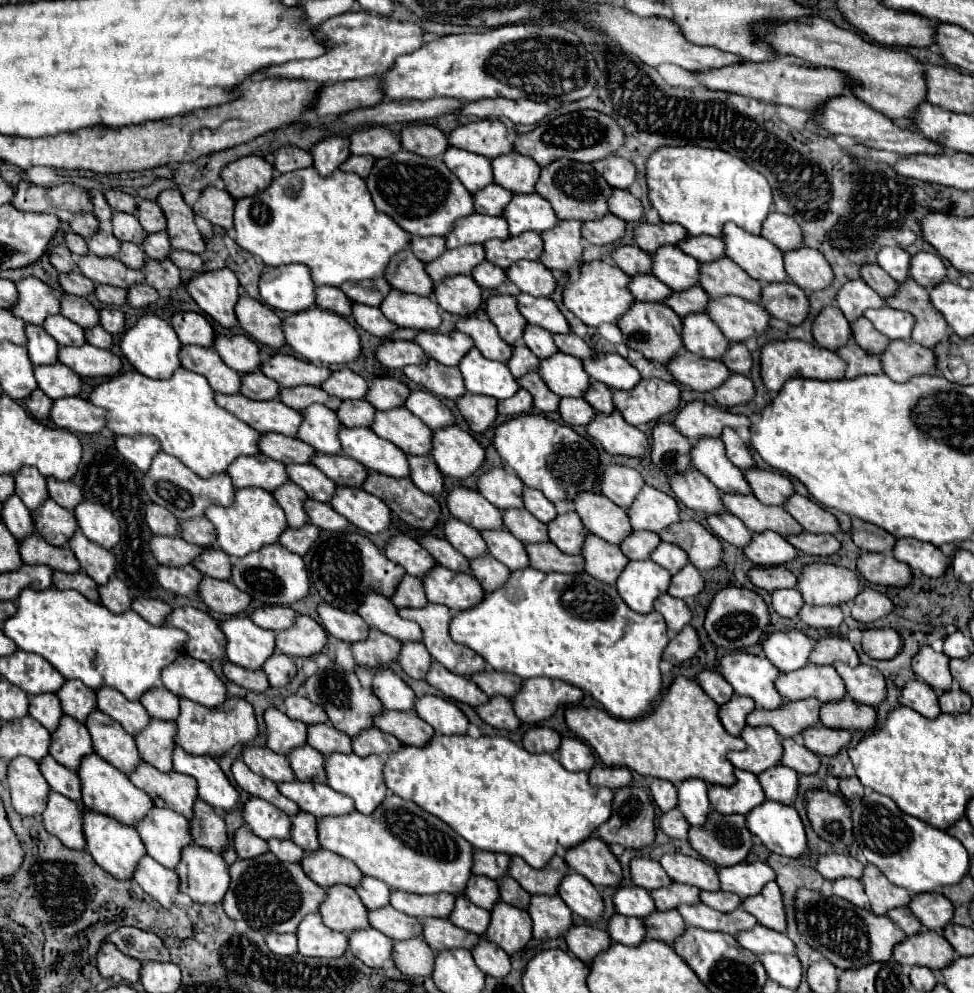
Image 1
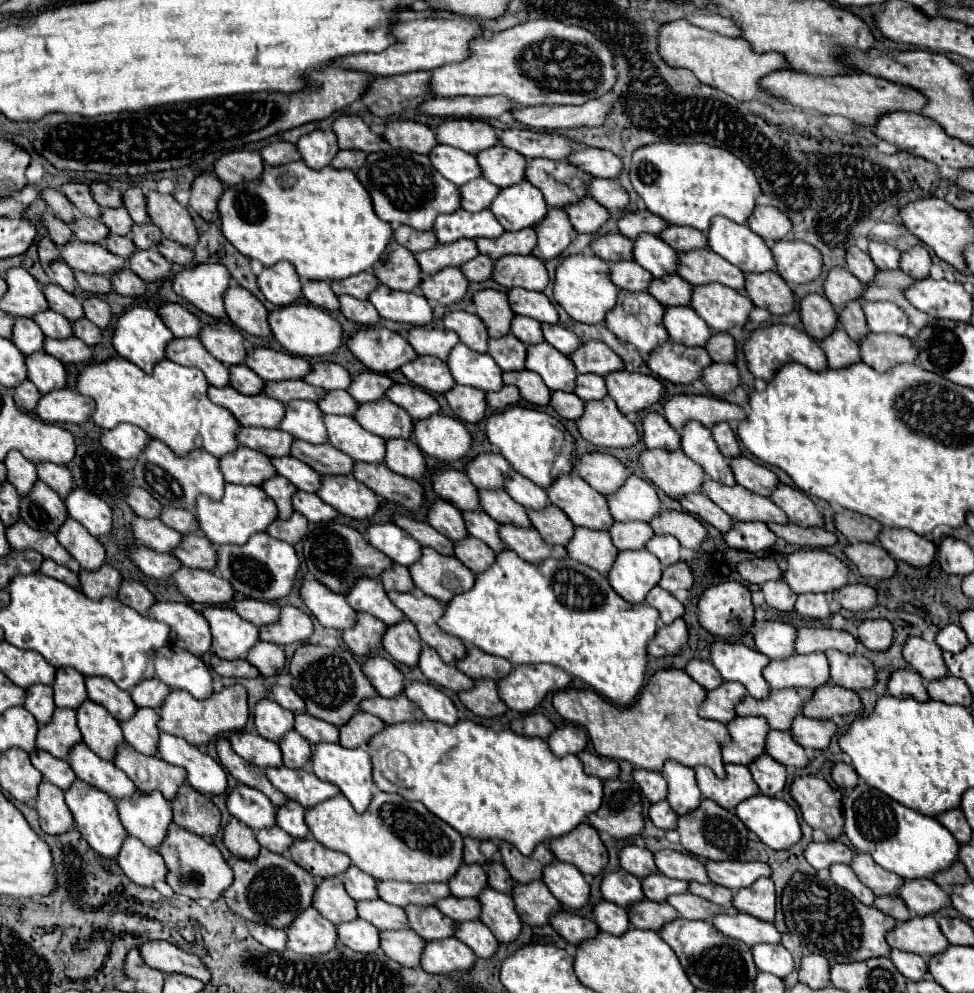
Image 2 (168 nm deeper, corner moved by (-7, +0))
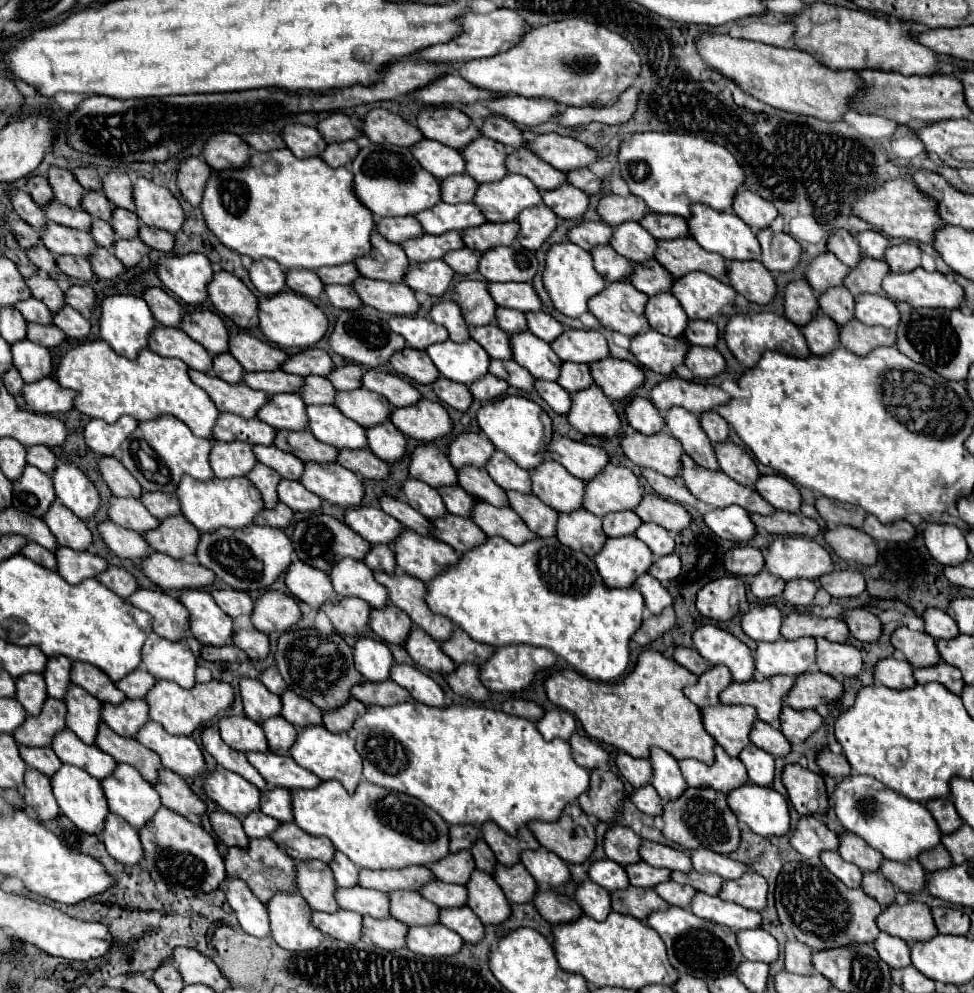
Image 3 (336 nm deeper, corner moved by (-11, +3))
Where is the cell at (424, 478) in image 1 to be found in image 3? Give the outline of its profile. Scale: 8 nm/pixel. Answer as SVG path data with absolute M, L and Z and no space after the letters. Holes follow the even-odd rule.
M386 421L368 429L368 447L378 459L396 463L406 455L406 437L390 421Z

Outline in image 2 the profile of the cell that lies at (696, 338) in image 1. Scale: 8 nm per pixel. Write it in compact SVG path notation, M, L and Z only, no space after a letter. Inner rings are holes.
M688 306L664 308L662 322L668 338L684 346L704 346L708 336L712 334L706 324L700 324L700 316L692 316L692 308Z

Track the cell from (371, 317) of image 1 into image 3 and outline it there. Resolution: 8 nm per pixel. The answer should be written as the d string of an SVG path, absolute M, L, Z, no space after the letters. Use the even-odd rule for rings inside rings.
M326 285L326 295L330 299L330 303L338 309L344 311L356 311L362 307L362 301L358 297L358 293L352 287L344 287L344 285Z

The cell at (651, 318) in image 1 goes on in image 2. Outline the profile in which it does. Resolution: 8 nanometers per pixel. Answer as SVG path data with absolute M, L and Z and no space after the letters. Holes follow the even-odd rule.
M620 290L618 300L614 304L612 310L606 312L606 328L620 340L620 342L628 342L632 346L636 346L640 350L640 354L650 354L652 348L664 344L668 340L668 332L664 332L662 326L662 314L664 314L664 306L658 304L656 298L652 298L648 292L624 292Z

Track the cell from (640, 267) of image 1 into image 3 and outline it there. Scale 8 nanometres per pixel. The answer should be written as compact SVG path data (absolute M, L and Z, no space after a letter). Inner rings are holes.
M584 221L584 223L576 225L568 233L568 237L572 243L590 251L596 245L608 245L608 241L612 239L612 227L602 221Z

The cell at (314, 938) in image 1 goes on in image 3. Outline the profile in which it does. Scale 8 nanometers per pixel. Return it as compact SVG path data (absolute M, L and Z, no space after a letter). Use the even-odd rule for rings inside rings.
M276 893L268 903L274 941L290 951L316 949L324 935L312 925L312 909L300 893Z

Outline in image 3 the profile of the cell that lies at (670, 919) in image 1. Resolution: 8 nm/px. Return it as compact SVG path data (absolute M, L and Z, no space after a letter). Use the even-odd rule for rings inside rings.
M632 885L628 889L618 889L610 893L610 897L614 911L622 915L632 915L640 921L646 921L648 915L654 911L664 911L666 907L670 907L664 899L658 897L654 889L636 889Z

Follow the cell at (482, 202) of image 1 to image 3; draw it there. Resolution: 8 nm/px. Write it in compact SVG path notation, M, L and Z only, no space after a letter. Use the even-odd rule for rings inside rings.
M464 173L440 181L440 187L444 203L472 203L474 193L478 189L478 181L472 181L472 177Z

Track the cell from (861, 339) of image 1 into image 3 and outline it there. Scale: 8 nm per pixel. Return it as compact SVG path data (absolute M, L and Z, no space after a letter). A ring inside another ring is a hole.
M832 287L818 297L820 309L830 315L838 325L846 325L854 319L854 297L844 287Z

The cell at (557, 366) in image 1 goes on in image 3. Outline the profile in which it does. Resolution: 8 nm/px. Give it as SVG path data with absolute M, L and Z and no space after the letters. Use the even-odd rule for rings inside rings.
M530 331L512 335L512 353L514 361L526 367L536 379L558 381L562 361L552 351L550 343L536 339Z

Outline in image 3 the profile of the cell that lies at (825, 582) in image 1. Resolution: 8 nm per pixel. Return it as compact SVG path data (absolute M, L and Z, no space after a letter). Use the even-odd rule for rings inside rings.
M782 537L768 547L766 569L784 581L814 581L832 573L834 561L824 547L808 537Z

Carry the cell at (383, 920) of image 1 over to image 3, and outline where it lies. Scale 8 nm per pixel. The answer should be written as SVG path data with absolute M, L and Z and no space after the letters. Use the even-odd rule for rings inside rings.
M338 887L336 899L342 909L350 909L360 915L368 915L374 919L390 917L390 905L386 893L364 889L364 887L350 887L350 889Z

